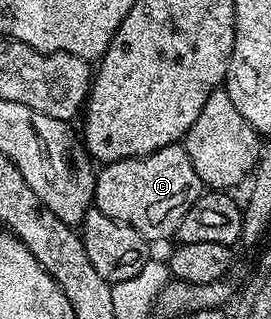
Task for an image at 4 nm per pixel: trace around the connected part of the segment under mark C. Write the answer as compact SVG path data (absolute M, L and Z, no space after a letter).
M184 144L168 145L146 157L132 157L110 161L100 166L93 196L95 208L111 219L127 223L139 231L150 243L172 238L177 232L183 215L199 199L203 186Z

